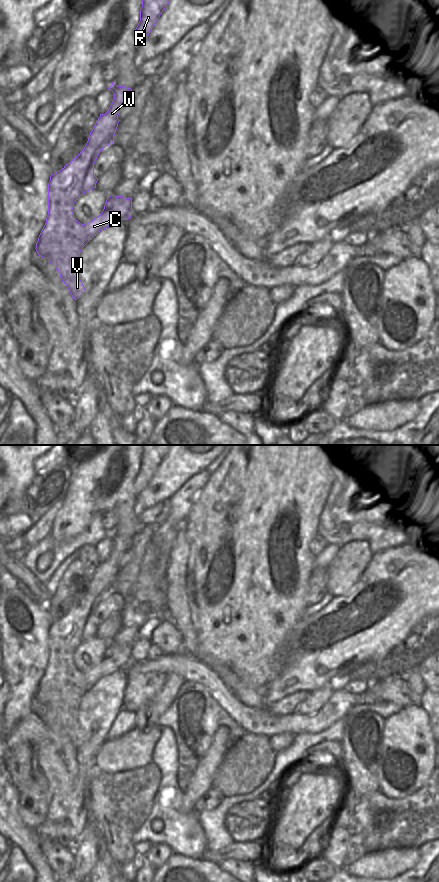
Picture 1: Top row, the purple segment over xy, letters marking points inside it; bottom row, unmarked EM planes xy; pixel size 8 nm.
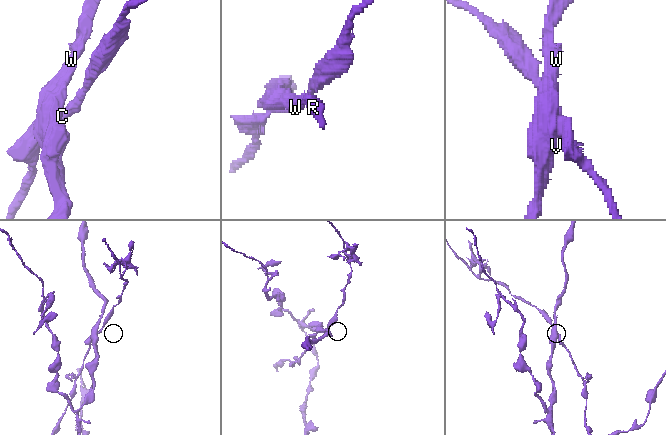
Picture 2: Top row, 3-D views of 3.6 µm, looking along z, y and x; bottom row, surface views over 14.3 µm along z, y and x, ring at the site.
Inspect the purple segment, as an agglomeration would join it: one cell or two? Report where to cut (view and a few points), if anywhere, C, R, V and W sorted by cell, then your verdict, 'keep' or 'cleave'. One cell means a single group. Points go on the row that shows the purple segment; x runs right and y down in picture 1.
xy (83, 224), (85, 244) | C / R V W | cleave

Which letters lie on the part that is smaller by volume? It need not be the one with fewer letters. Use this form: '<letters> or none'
C

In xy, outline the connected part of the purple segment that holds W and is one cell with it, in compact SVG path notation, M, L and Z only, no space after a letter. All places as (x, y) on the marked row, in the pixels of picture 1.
M116 81L108 87L114 93L114 99L105 114L100 114L84 149L61 170L50 176L48 183L48 215L46 223L38 237L36 251L39 256L47 258L53 264L72 297L77 300L86 291L78 275L78 259L80 251L86 245L86 229L75 217L72 211L74 203L87 191L96 188L98 178L94 175L94 163L100 151L114 142L118 127L120 109L132 100L132 89L117 86Z

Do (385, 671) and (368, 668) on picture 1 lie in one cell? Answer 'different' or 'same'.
same

